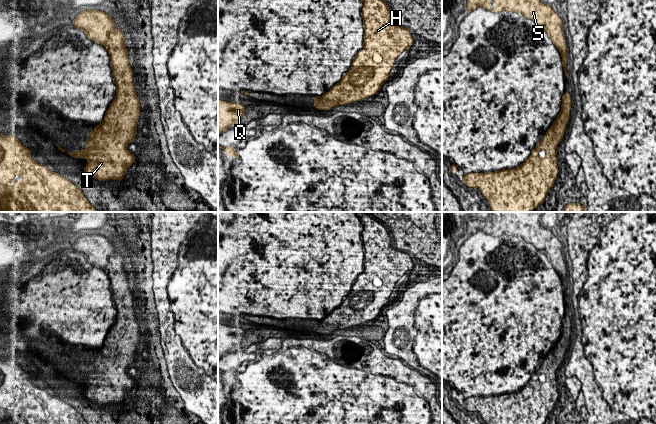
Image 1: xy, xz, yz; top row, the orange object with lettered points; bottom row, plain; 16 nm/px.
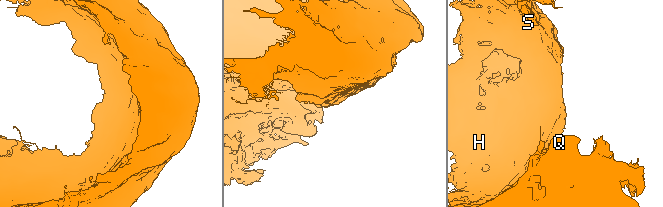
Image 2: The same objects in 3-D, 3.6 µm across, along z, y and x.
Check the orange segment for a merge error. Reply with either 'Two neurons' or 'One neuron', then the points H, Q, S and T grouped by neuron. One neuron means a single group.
Two neurons. Groups: H S T / Q

